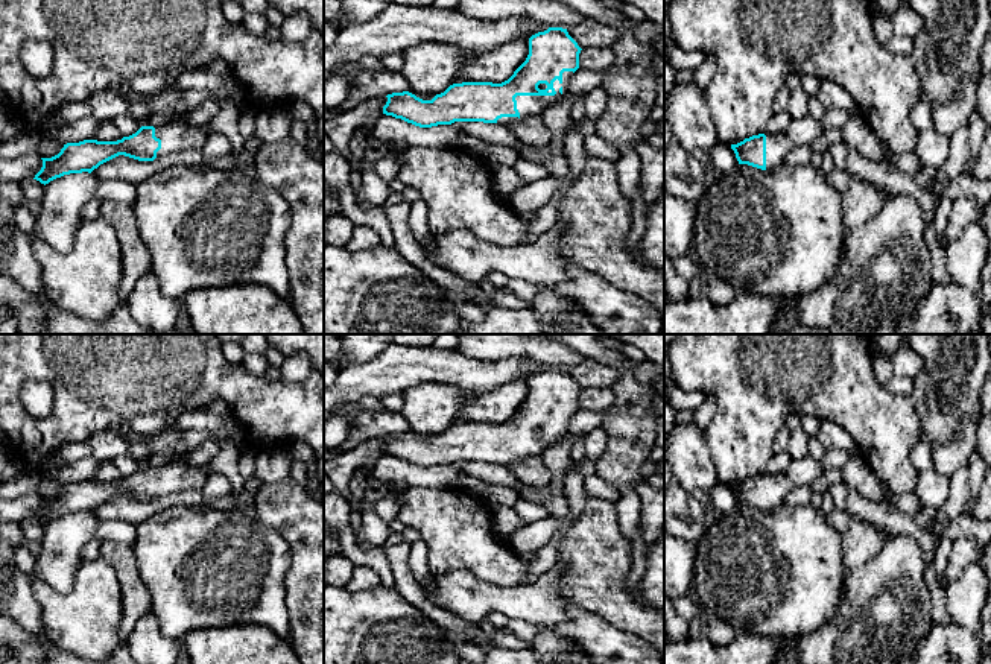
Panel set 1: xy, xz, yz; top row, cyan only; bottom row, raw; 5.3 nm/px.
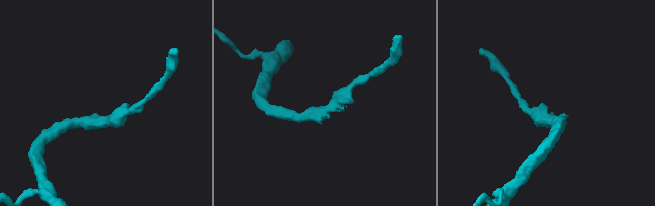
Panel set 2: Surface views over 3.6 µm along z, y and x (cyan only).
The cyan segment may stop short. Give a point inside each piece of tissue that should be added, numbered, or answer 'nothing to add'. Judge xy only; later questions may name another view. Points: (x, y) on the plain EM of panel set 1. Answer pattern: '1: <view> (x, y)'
1: xy (174, 477)

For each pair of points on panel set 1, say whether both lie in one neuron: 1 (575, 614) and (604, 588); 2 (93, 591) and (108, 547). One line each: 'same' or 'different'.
1: different
2: different

